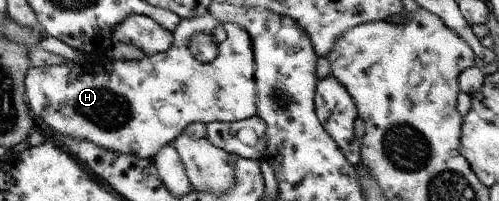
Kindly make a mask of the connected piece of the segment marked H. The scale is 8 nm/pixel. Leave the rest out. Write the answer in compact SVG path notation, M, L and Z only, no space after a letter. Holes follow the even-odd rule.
M195 16L181 19L174 32L173 44L162 53L137 62L121 61L110 57L106 62L91 60L89 64L53 64L53 66L30 67L25 78L25 99L33 116L39 116L51 130L75 140L89 140L105 150L135 154L139 158L153 158L165 144L170 144L193 122L205 124L216 121L239 122L257 114L256 103L256 53L248 29L231 22L217 22L211 16ZM212 31L217 44L215 60L198 61L192 54L190 44L193 36Z

